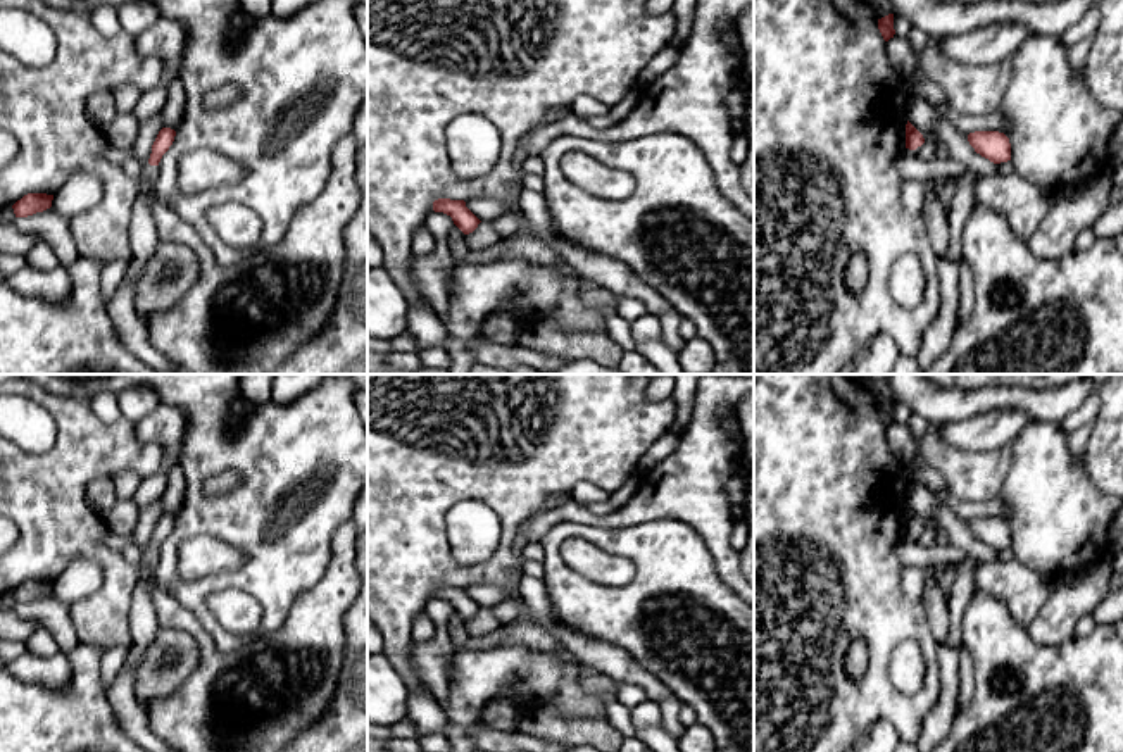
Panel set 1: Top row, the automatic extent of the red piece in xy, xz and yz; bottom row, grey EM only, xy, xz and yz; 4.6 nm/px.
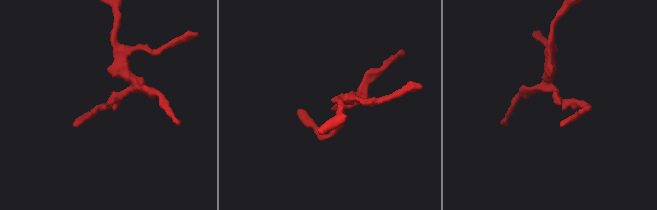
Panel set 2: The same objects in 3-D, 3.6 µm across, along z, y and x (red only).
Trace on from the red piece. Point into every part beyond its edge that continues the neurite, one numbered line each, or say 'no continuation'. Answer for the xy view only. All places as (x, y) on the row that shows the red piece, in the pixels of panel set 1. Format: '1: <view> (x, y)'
1: xy (149, 173)

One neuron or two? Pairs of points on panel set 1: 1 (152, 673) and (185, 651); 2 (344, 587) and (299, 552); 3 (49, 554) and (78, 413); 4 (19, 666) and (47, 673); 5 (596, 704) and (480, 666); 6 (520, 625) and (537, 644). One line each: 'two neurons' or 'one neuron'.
1: one neuron
2: two neurons
3: one neuron
4: one neuron
5: one neuron
6: one neuron

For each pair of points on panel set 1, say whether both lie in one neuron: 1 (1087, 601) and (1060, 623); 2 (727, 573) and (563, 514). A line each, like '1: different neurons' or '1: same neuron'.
1: same neuron
2: same neuron

